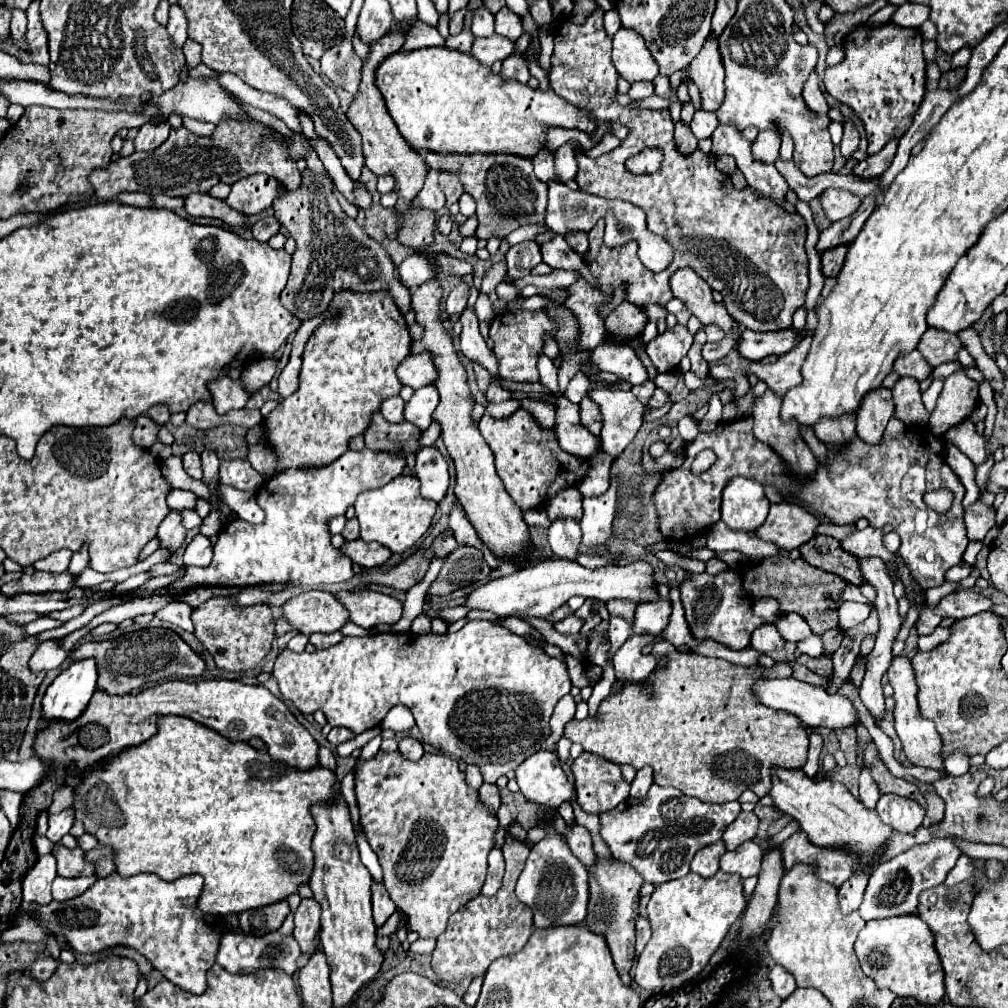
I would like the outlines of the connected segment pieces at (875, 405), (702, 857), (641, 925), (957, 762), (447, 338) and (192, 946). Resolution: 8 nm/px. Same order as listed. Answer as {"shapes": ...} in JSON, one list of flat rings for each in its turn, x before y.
{"shapes":[[[875,389,873,393,867,393,857,411,857,435,869,445,879,445,893,411,895,405,889,389]],[[723,841,707,845,705,849,699,849,697,857,693,857,693,861,691,861,691,871,701,877,713,877,719,869,719,859,723,853,725,853]],[[639,917,637,919,637,947,635,947,635,957,639,957,639,953,645,949,649,937,651,937,649,921,645,917]],[[955,751,951,753,949,757,945,757,945,771,949,775,961,775,961,773,967,773,969,771,969,757,961,751]],[[437,277,429,279,427,283,423,283,411,293,411,311,415,313,415,321,423,327,423,337,411,343,411,355,431,353,435,369,437,369,435,389,439,391,441,403,433,411,433,421,441,425,443,443,447,447,447,453,455,461,457,501,463,505,467,519,475,527,481,541,493,551,497,559,517,559,517,557,523,557,531,549,529,527,523,521,521,509,517,509,515,501,505,491,503,481,499,479,493,465,493,453,489,445,483,441,477,421,471,417,475,399,467,383,467,371,461,365,457,349,453,347,453,337,447,333,441,321,441,311,439,311,441,293,443,291]],[[117,871,111,873,105,879,99,879,89,891,83,895,69,899,65,903,51,901,45,907,33,905,37,909,35,923,47,925,55,935,63,935,73,951,77,953,99,953,105,949,111,949,115,945,125,945,135,951,139,951,157,971,165,975,165,979,173,981,185,991,191,991,195,995,205,993,207,989,207,977,205,973,215,965,217,955,217,941,227,933,223,923,219,919,207,917,199,907,197,899,201,897,203,889,203,877,201,875,185,875,175,881,163,881,161,877,153,873,141,873,133,877,121,877]]]}

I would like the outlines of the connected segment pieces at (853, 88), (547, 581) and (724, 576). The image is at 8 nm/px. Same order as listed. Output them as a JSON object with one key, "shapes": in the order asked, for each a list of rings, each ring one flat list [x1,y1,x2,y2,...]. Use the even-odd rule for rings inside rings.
{"shapes":[[[887,23,879,29,875,29,871,35,867,35,865,25,857,27,853,33,849,33,845,41,845,61,835,67,827,67,825,71,825,87,831,97,837,101,849,105,863,121,867,139,869,139,869,155,875,155,881,151,889,139,897,137,901,139,901,133,909,129,909,121,913,119,913,113,917,111,917,105,921,105,925,95,925,59,923,59,923,37,917,29,905,29,897,27,893,23]],[[545,559,537,561,537,565,527,565,525,569,501,577,495,581,485,583,483,587,475,589,467,597,467,605,471,609,483,609,483,611,493,611,497,615,533,615,533,617,547,617,551,611,567,603,573,595,581,595,585,599,631,599,635,603,641,601,653,601,657,599,657,591,653,589,653,569,649,563,637,561,631,565,611,565,611,567,601,567,601,569,587,569,577,565,575,561,561,561,561,559]],[[725,571,719,575,693,575,681,583,681,603,685,609,685,619,691,629,691,635,697,641,713,639,733,651,741,651,749,647,751,633,769,621,757,617,753,613,753,597,749,597,741,585,741,577,735,571]]]}

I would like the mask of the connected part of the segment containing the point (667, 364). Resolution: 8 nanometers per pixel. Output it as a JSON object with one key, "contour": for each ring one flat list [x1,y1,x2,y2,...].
{"contour":[[675,325,675,329,667,329,663,335,657,335,651,343,647,343,645,353,651,357,659,373,667,373,677,371,691,345,693,335,689,333,689,329,683,325]]}

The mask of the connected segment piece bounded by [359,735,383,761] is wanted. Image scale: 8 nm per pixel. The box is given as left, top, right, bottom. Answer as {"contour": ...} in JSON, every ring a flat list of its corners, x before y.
{"contour":[[381,735,376,736,371,741,369,741,361,750,359,761,367,761,367,759,372,759,379,751,382,743]]}

